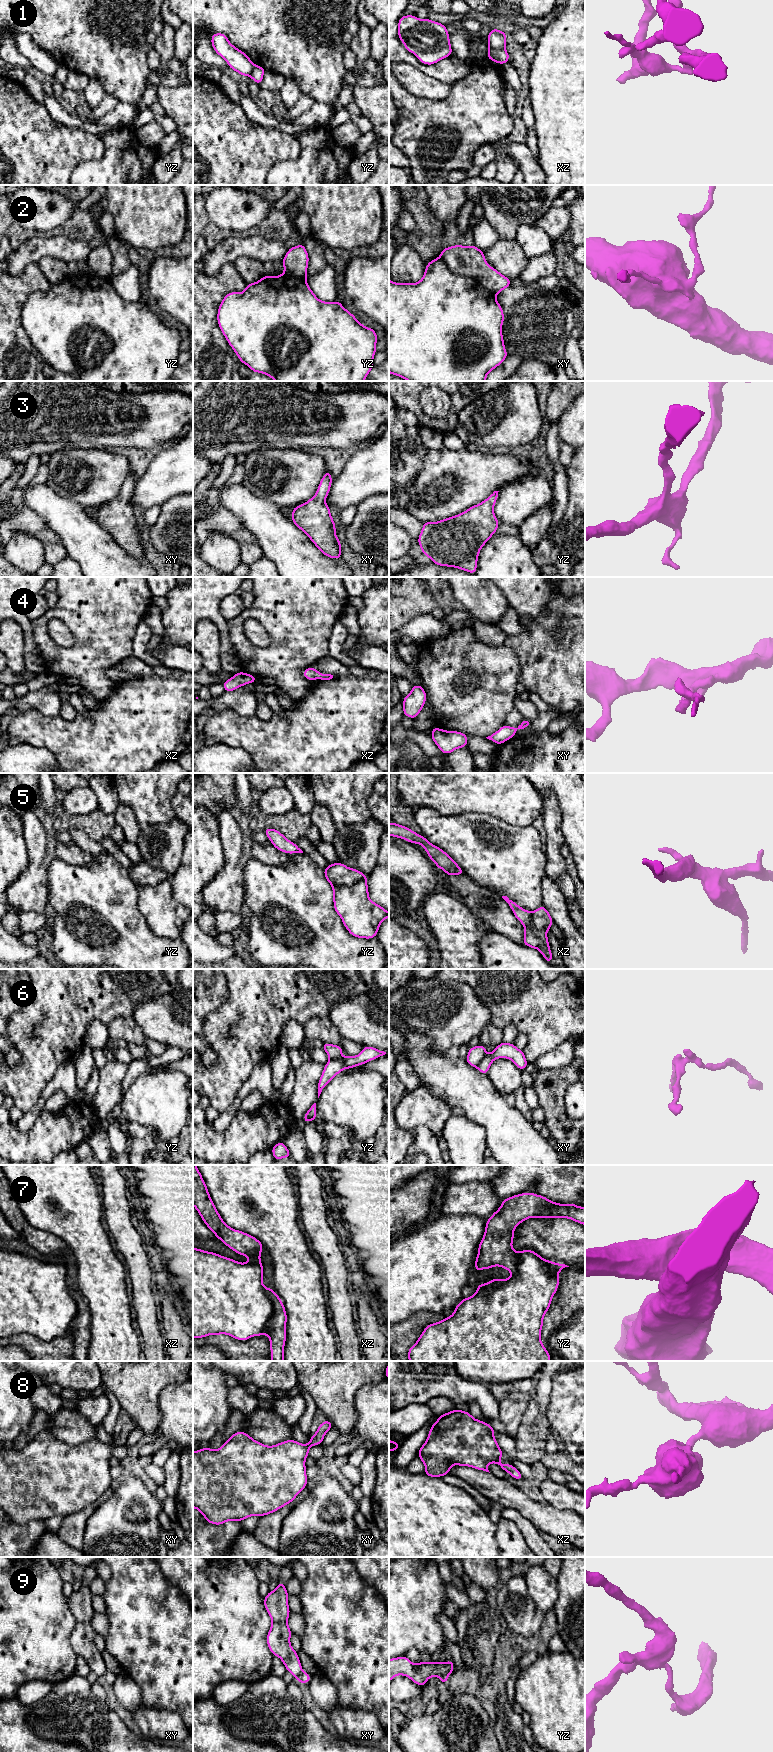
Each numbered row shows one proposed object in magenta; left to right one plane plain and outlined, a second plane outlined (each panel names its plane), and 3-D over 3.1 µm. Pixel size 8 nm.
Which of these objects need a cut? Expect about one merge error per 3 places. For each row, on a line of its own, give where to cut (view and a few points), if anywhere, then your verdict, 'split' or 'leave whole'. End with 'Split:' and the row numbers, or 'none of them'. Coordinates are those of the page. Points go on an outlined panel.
1: cut in xz along (488, 47), (504, 49); split
2: no cut; leave whole
3: no cut; leave whole
4: no cut; leave whole
5: no cut; leave whole
6: cut in yz along (329, 1058), (339, 1058), (344, 1068); split
7: cut in xz along (265, 1288), (273, 1306), (273, 1315), (267, 1324), (266, 1333); split
8: no cut; leave whole
9: cut in xy along (301, 1673), (297, 1679); split
Split: 1, 6, 7, 9

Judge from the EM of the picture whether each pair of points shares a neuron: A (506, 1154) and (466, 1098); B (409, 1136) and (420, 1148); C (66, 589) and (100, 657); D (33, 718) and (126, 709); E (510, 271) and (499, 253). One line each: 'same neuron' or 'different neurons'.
A: same neuron
B: different neurons
C: same neuron
D: same neuron
E: same neuron

